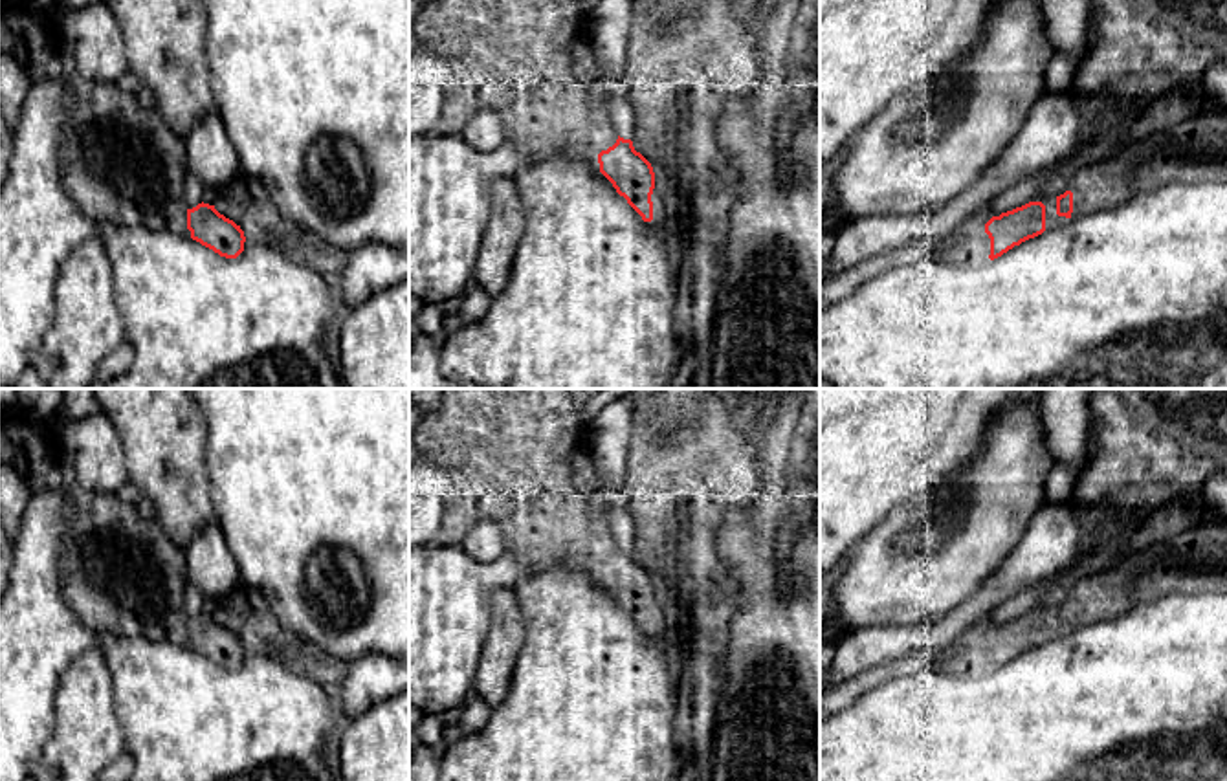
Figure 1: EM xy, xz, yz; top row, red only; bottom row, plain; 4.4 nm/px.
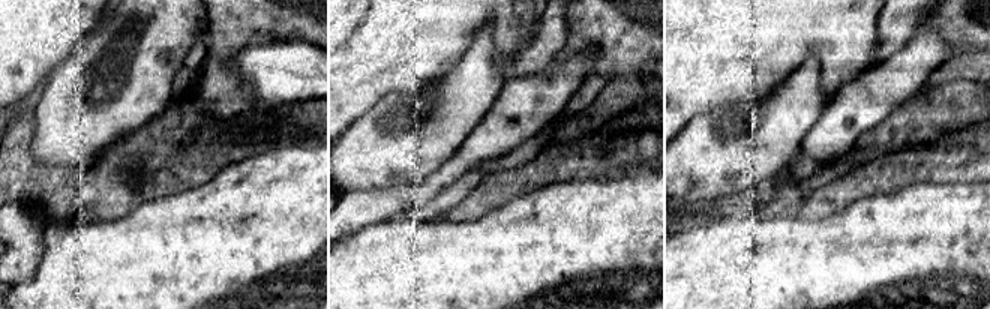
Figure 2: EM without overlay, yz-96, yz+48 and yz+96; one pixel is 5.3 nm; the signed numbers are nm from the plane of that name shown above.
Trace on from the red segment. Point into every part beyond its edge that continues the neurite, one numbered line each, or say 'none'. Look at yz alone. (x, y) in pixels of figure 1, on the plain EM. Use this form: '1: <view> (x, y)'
1: yz (963, 662)

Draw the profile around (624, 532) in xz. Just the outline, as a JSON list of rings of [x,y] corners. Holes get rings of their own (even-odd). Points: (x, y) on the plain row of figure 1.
[[[625,508],[611,512],[609,528],[611,528],[613,539],[620,548],[631,550],[631,552],[635,550],[636,526],[633,522],[631,513]]]

